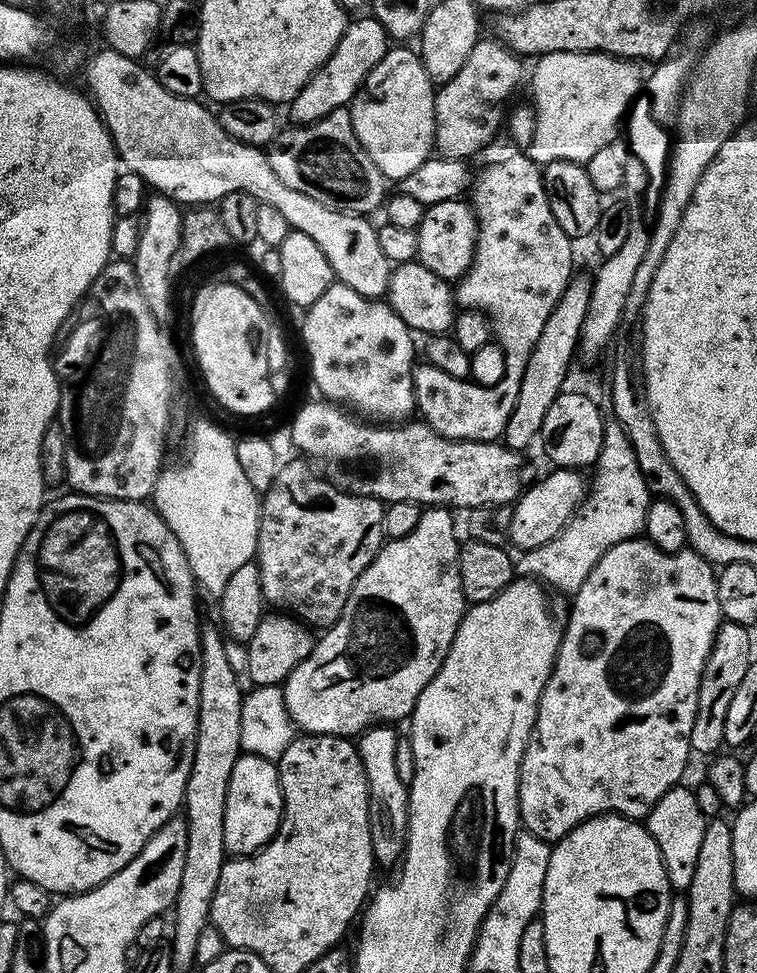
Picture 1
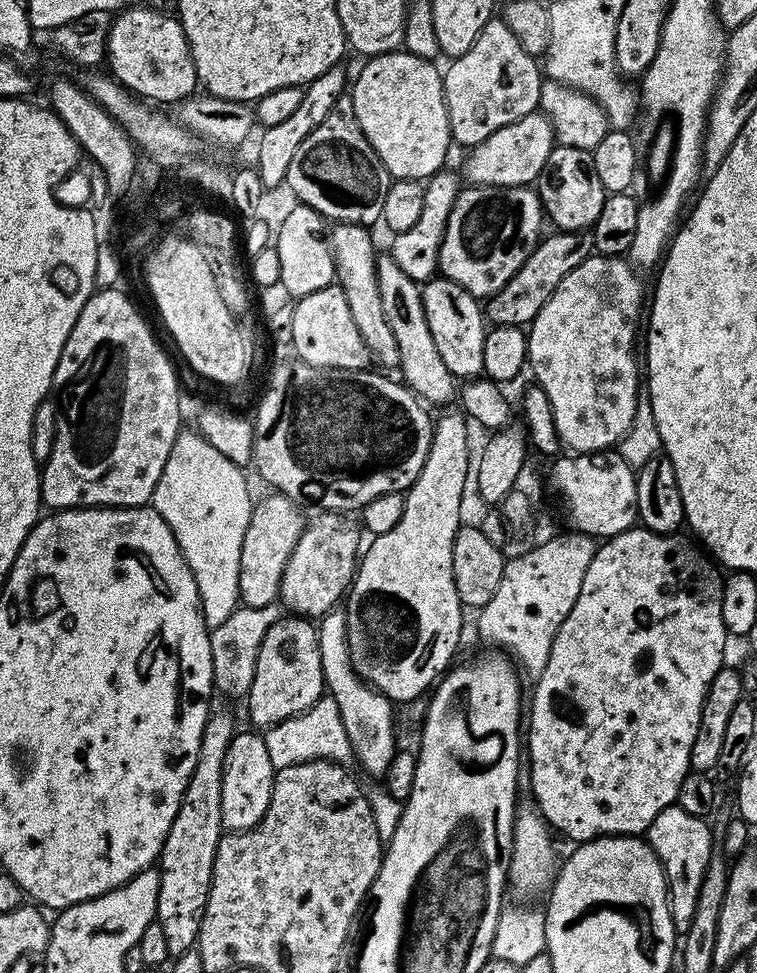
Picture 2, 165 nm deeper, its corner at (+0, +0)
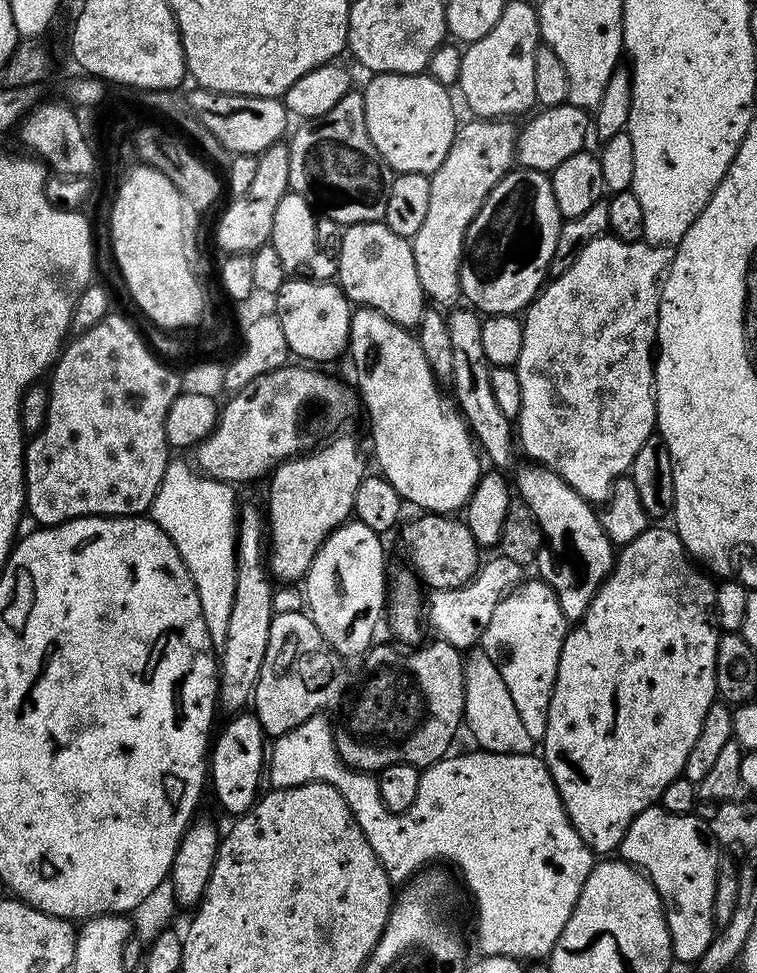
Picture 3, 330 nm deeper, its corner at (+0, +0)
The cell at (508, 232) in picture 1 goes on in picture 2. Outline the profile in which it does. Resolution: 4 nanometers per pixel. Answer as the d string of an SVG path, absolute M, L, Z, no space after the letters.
M388 254L381 255L377 259L376 277L378 278L378 294L382 294L384 317L394 334L394 342L398 342L398 354L400 355L398 372L401 372L399 375L402 377L403 383L428 406L444 404L451 396L453 399L454 377L450 374L450 370L446 370L446 366L442 362L442 354L438 354L438 346L434 346L434 338L430 338L430 326L426 326L426 314L422 310L422 298L417 281L408 280L406 274L402 274L402 270L398 270L398 262L394 262L391 255Z

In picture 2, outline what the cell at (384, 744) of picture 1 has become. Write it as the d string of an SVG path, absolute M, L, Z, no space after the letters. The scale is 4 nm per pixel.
M343 611L327 612L319 621L318 631L326 692L334 698L334 702L338 702L338 714L342 714L342 726L346 726L346 738L350 738L355 763L360 763L370 775L384 778L398 751L396 716L392 713L393 701L371 684L367 684L352 668L348 653L346 615Z

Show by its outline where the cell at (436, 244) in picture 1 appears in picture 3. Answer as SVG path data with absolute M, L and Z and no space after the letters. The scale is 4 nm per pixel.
M513 167L507 172L501 180L499 180L490 190L490 194L486 198L486 202L482 202L482 206L478 210L478 214L470 222L470 226L466 230L466 238L464 239L464 257L460 263L460 295L477 313L487 314L490 316L511 316L520 314L527 309L528 305L540 295L546 281L550 276L552 267L552 259L556 253L558 246L558 234L560 233L560 225L562 217L558 210L558 202L554 202L554 190L552 189L552 177L547 172L539 172L533 168Z

